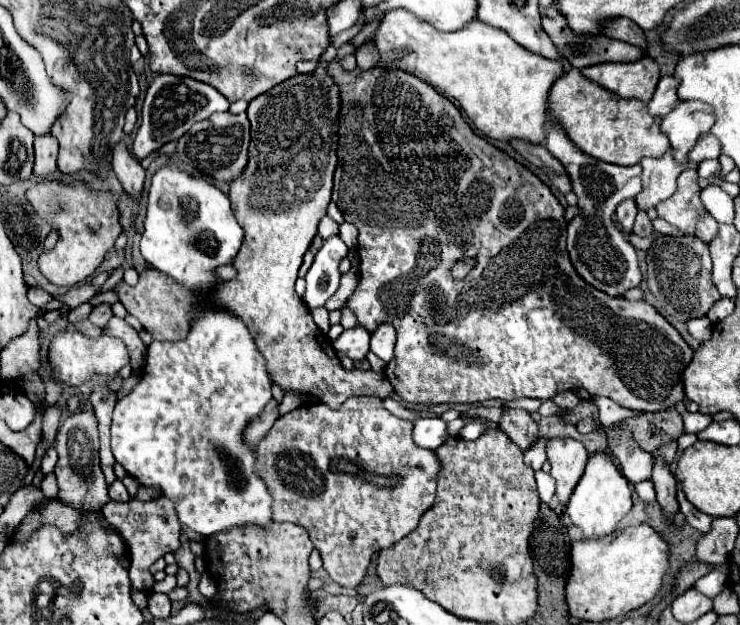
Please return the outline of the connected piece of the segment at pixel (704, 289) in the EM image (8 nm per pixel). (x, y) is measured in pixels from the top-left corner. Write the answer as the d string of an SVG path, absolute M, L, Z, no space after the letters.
M656 236L654 246L646 252L648 290L656 296L660 306L680 322L702 318L710 306L720 300L720 294L712 282L712 260L708 244L696 236Z

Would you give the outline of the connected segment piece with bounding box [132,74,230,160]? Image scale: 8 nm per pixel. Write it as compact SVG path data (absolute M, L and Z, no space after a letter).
M158 74L148 92L142 106L142 126L138 128L138 134L134 138L134 156L138 160L144 160L154 150L162 148L166 142L178 140L182 134L190 130L194 122L210 118L214 112L226 112L230 102L210 84L192 80L192 78L178 78L174 74Z

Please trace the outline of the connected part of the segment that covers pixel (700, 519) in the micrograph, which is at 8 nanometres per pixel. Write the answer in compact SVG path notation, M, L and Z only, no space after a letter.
M678 484L678 504L680 504L680 512L686 516L686 520L688 520L690 526L694 526L696 530L700 530L702 534L708 534L708 532L710 532L714 518L708 516L708 514L704 514L704 512L700 512L700 510L696 510L696 508L686 500L686 496L684 496L680 484Z

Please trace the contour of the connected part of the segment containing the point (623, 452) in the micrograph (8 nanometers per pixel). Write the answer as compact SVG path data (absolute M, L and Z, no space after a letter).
M626 430L608 432L608 448L618 458L624 478L630 484L638 484L638 482L650 478L652 454L640 450L630 436L632 434Z

